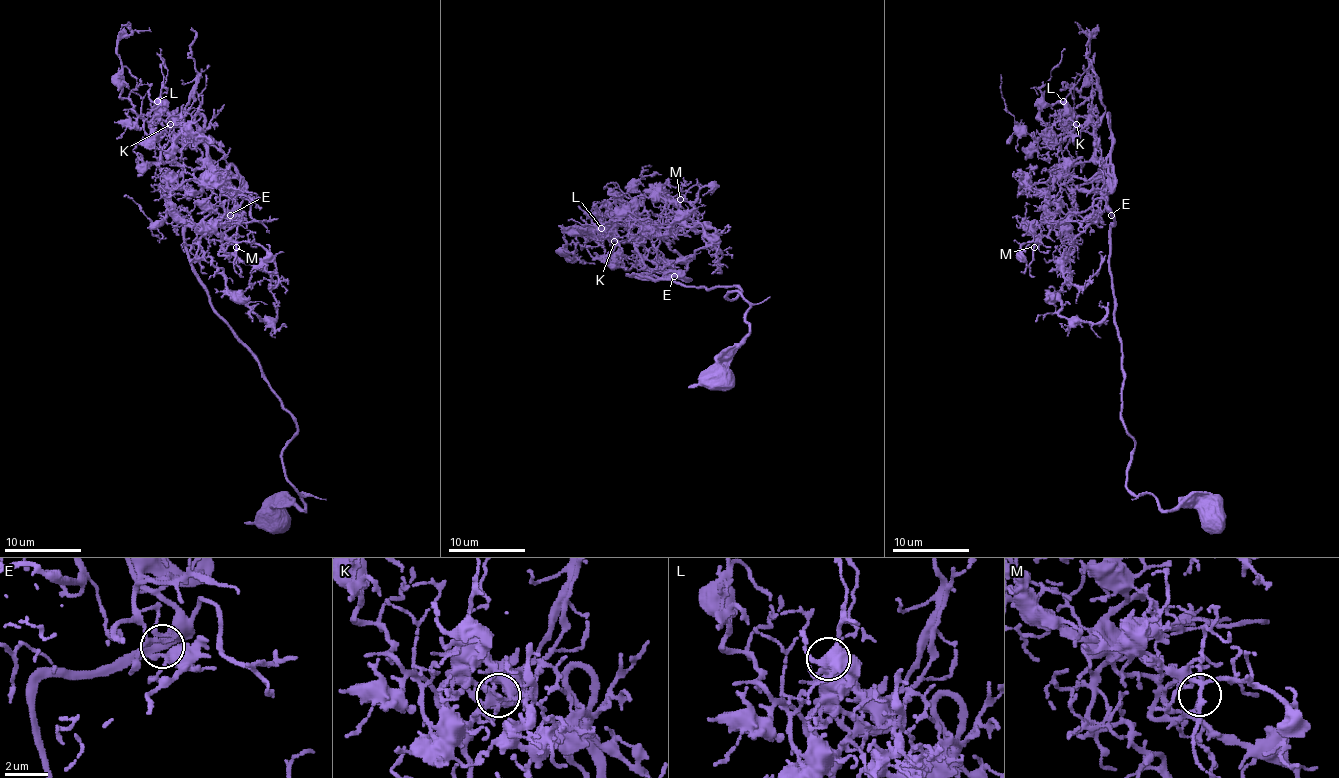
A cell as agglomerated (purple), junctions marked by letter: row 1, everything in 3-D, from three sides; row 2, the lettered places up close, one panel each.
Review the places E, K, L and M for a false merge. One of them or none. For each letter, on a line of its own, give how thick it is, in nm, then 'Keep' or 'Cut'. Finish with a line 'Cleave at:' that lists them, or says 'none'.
E: Thickness 380 nm. Keep
K: Thickness 240 nm. Keep
L: Thickness 340 nm. Keep
M: Thickness 170 nm. Keep
Cleave at: none

